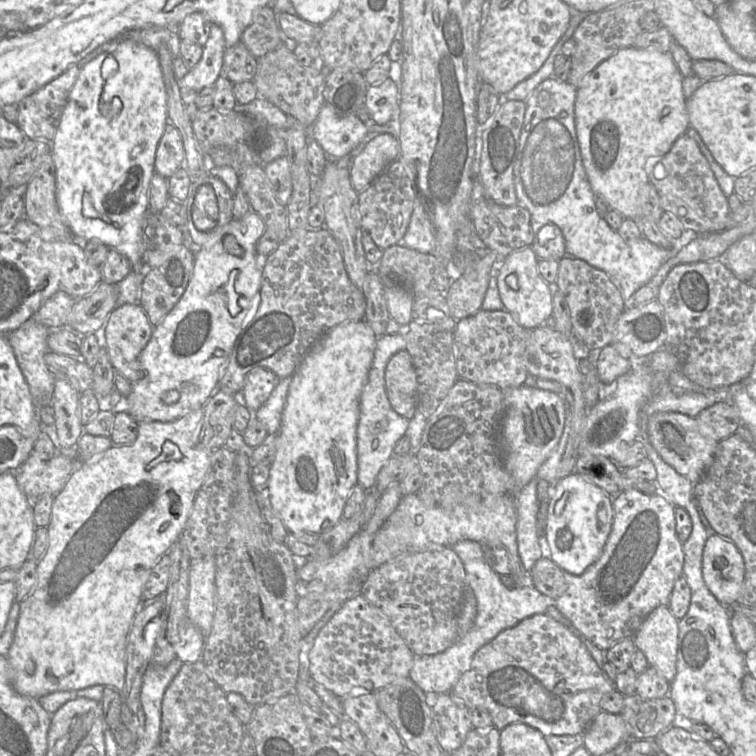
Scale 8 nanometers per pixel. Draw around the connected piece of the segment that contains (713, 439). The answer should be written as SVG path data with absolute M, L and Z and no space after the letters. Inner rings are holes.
M656 412L650 415L647 420L647 433L649 443L660 457L693 484L701 480L712 464L720 442L712 429L696 416L678 412Z

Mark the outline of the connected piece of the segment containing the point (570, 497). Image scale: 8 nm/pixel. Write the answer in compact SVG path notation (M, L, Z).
M571 473L562 478L553 489L546 520L551 560L570 574L583 574L601 556L613 521L613 496L580 474Z

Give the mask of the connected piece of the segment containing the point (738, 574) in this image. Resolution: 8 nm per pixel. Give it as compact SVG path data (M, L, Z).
M718 534L706 540L702 557L702 575L713 596L726 607L738 603L741 595L745 566L737 547Z

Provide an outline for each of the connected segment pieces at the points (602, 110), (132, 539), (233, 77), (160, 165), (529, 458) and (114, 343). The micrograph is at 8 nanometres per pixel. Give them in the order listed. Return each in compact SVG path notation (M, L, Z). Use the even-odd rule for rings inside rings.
M625 47L602 61L583 78L577 87L574 107L581 159L595 195L606 200L610 208L624 218L635 221L642 237L659 247L673 248L675 255L680 249L680 240L668 239L661 231L658 221L644 214L642 189L649 182L645 172L646 161L652 157L664 156L690 127L682 81L683 76L668 52Z
M203 408L194 410L173 422L140 422L138 435L132 444L112 445L99 457L77 465L64 488L54 496L51 520L47 526L49 544L45 556L37 563L37 584L20 605L20 614L13 643L6 655L11 669L11 684L21 695L39 699L56 691L81 690L94 685L113 687L123 694L126 673L126 644L133 619L142 603L142 591L152 568L178 540L193 508L197 492L210 470L212 451L196 448L198 426Z
M242 41L227 47L223 56L221 76L233 84L252 81L257 69L257 58L253 56Z
M167 123L156 150L155 172L168 179L183 166L184 159L181 134L172 123Z
M522 385L503 390L505 416L499 447L515 489L521 489L536 477L538 469L557 445L565 425L566 403L563 396L536 387Z
M140 304L117 305L100 330L102 346L107 350L112 367L131 384L137 382L143 376L140 356L150 341L153 330L154 326L150 323Z

